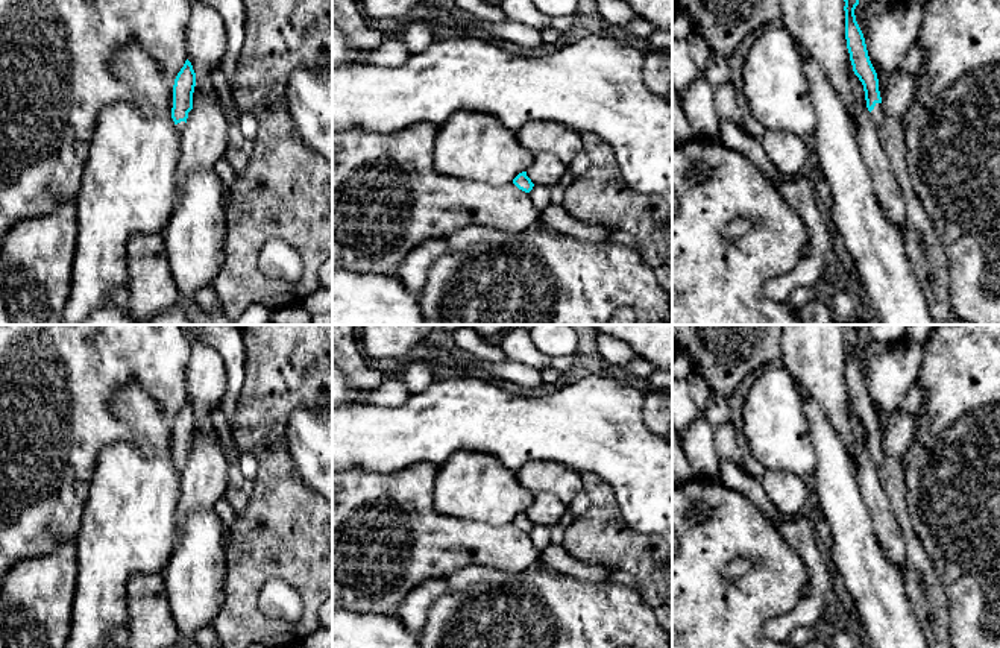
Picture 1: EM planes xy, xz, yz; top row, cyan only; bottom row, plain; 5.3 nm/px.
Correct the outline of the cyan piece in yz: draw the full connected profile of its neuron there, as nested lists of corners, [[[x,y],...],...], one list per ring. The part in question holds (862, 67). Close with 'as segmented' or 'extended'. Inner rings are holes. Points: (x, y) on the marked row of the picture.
[[[859,0],[844,2],[845,39],[853,71],[863,85],[866,108],[906,203],[907,225],[903,231],[906,253],[935,323],[948,325],[954,319],[950,305],[950,263],[927,212],[910,185],[910,175],[904,159],[904,127],[901,123],[888,118],[882,111],[877,73],[869,61],[865,38],[854,15]]] | extended

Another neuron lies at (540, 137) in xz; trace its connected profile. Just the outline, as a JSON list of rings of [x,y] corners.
[[[551,121],[525,124],[516,131],[516,138],[534,156],[548,153],[566,165],[584,150],[578,131]]]

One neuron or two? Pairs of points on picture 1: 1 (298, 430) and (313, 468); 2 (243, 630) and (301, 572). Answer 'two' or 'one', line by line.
1: one
2: one

